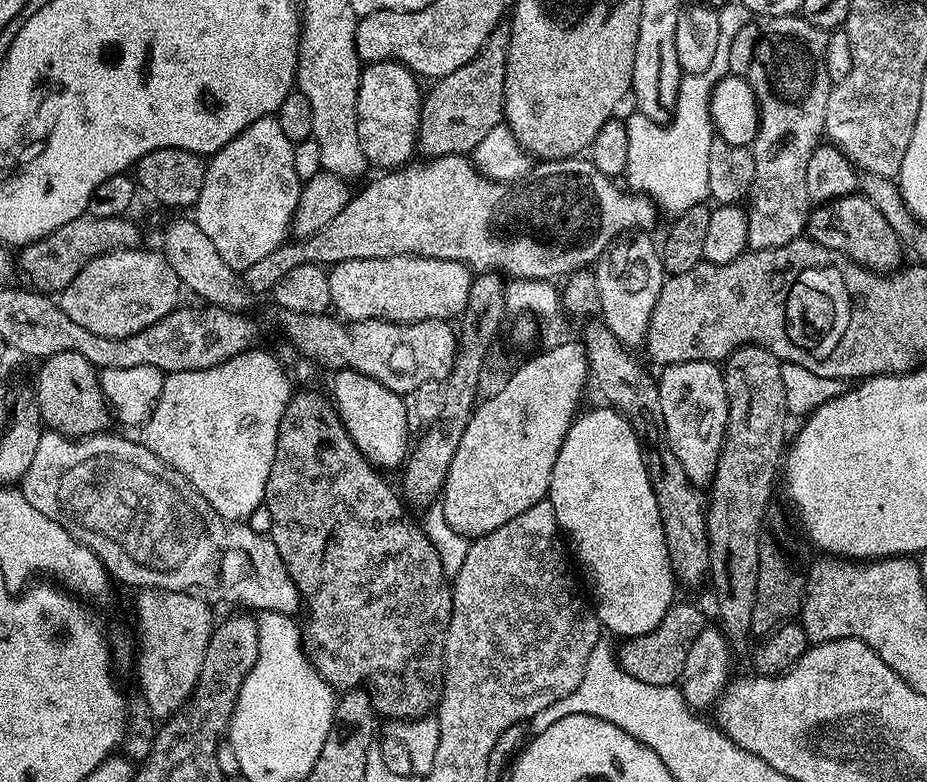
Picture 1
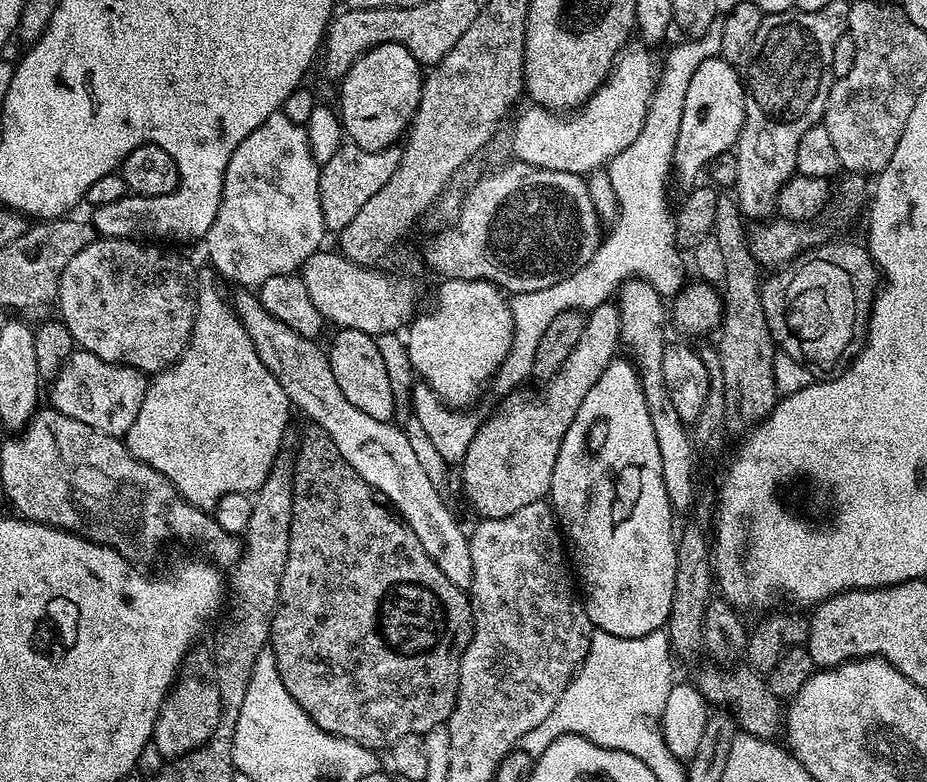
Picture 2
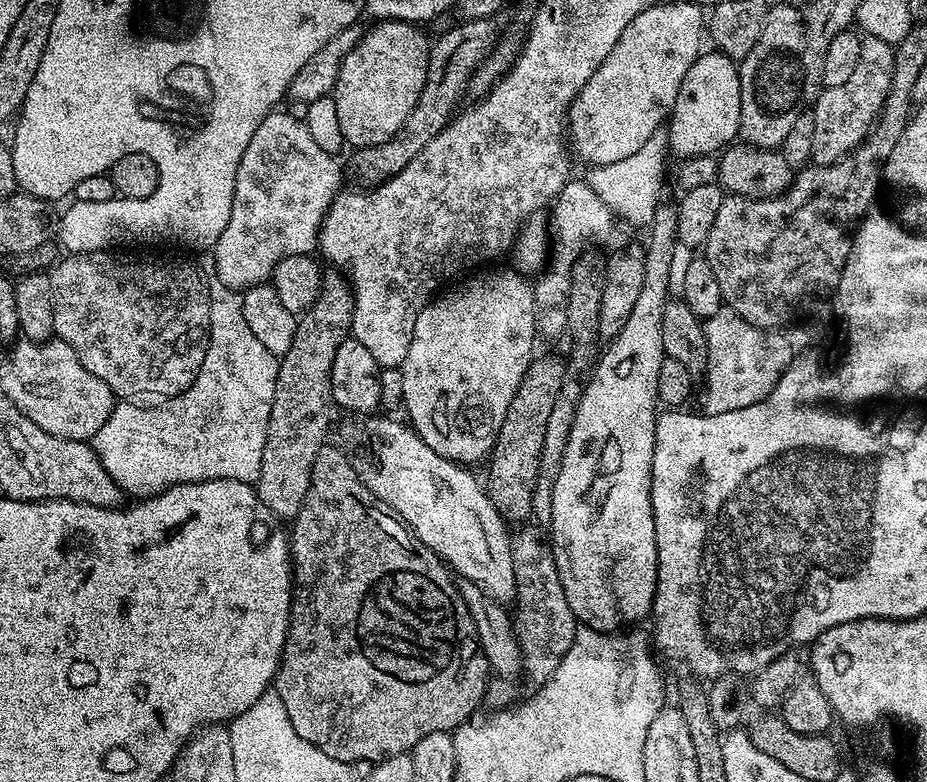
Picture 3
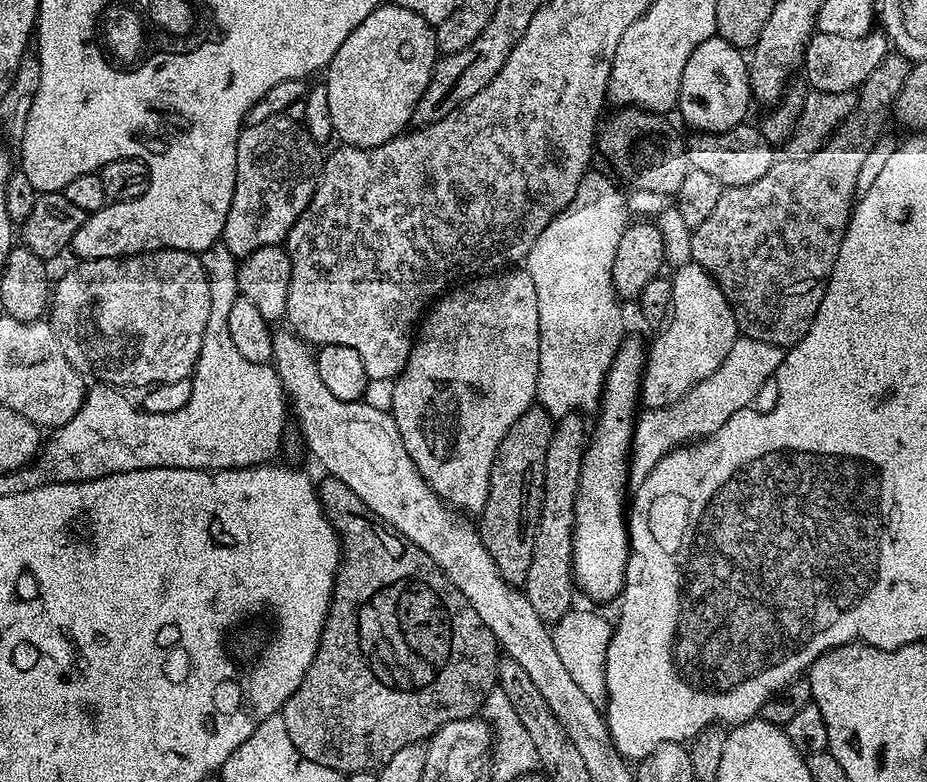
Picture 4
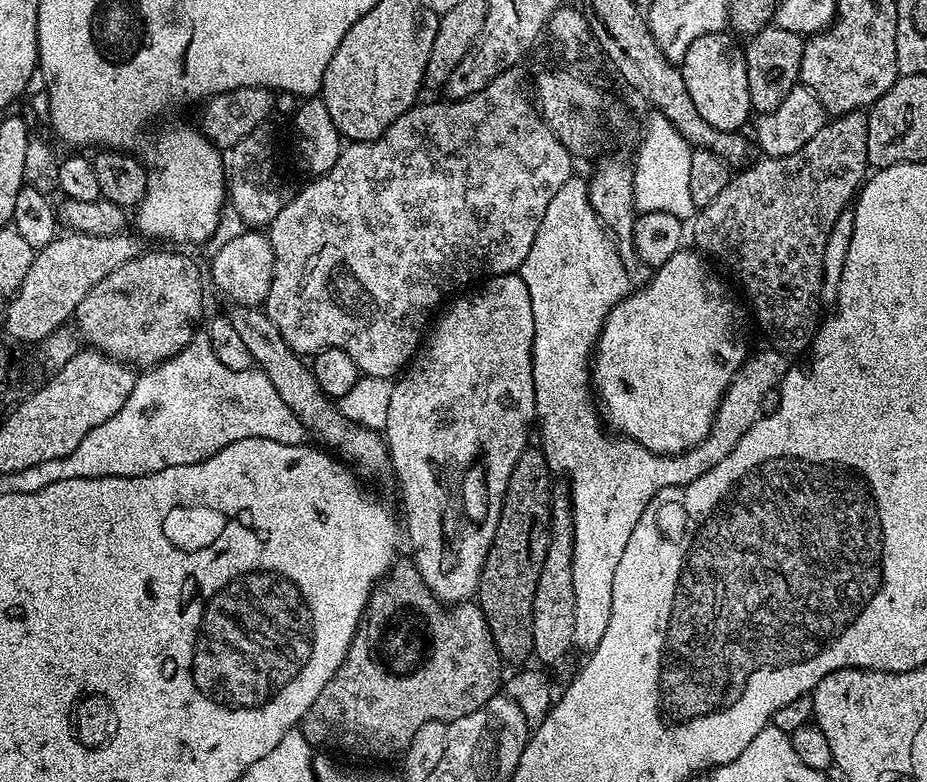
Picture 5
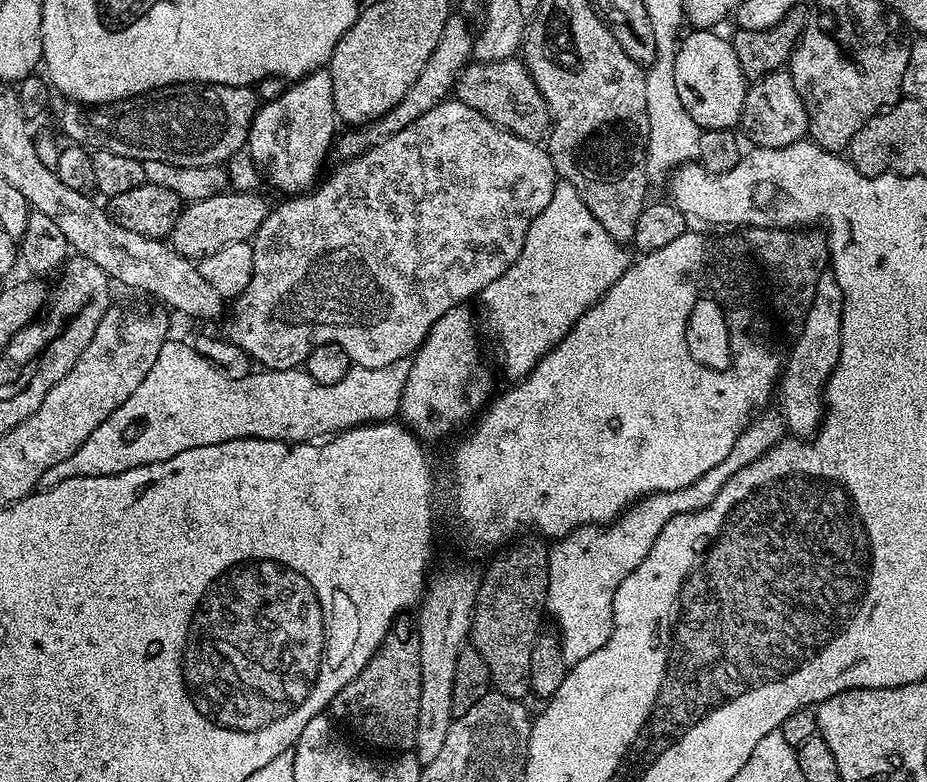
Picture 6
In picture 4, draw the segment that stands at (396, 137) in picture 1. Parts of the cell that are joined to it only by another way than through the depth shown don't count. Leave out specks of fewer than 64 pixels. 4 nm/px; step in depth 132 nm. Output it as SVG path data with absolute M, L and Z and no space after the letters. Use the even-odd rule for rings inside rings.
M395 2L381 3L338 46L338 54L328 63L326 75L328 85L324 96L328 99L328 120L332 123L331 131L341 145L349 148L377 148L401 135L412 124L412 115L418 106L418 98L430 82L432 67L436 65L436 34L433 25L426 22L414 10L406 10Z

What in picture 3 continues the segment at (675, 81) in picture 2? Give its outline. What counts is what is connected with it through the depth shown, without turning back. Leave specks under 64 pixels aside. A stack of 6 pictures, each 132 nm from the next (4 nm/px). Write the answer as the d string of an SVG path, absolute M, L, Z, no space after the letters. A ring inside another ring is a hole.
M667 131L650 134L646 143L630 158L621 158L619 162L598 164L587 169L588 184L606 202L613 217L629 220L632 224L651 225L658 205L661 203L660 187L664 184L664 155L669 155Z

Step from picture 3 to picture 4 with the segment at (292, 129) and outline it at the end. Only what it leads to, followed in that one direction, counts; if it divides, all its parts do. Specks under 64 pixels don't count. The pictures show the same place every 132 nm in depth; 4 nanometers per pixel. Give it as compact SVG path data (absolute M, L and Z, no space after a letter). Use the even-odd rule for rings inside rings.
M284 114L241 128L236 147L234 198L222 237L230 254L243 258L262 246L283 245L288 231L310 206L310 198L314 198L325 159L321 145L312 140L312 133Z

